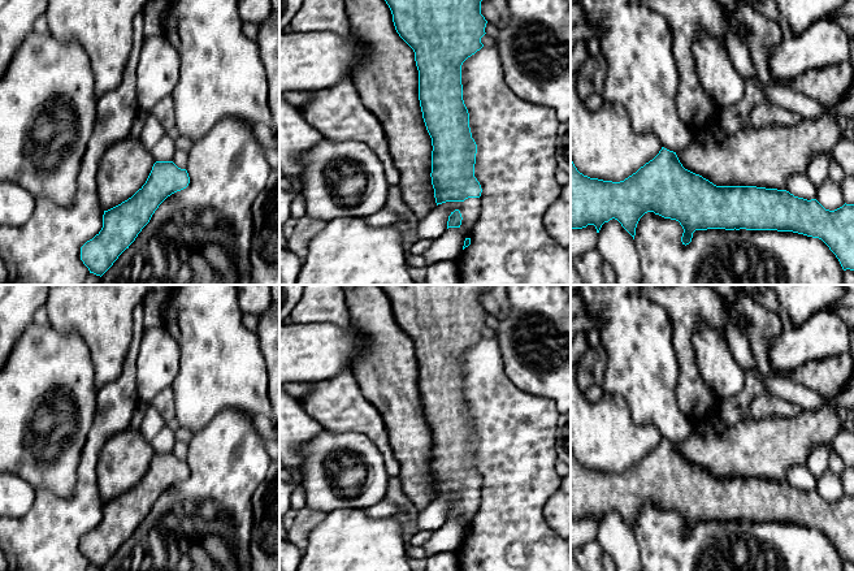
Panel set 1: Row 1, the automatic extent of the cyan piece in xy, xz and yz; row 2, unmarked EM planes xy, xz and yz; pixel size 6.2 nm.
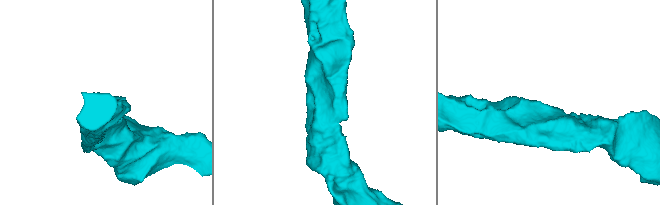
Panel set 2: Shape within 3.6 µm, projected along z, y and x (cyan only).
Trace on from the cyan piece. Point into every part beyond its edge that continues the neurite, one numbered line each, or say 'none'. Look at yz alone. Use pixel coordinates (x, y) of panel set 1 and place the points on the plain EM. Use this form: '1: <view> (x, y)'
1: yz (766, 449)

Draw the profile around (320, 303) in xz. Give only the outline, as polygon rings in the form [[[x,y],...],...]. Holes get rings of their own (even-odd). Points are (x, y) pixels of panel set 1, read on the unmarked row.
[[[304,285],[290,316],[292,323],[331,323],[341,328],[351,323],[342,285]]]

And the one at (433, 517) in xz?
[[[446,493],[434,498],[424,510],[419,511],[417,532],[435,531],[447,520],[448,507],[458,501],[463,493]]]

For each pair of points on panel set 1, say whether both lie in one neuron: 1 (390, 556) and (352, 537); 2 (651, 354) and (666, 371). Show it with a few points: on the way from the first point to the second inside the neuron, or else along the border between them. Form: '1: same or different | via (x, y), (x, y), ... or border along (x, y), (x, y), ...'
1: same | via (381, 556), (371, 556), (362, 546)
2: same | via (653, 358), (662, 367)

